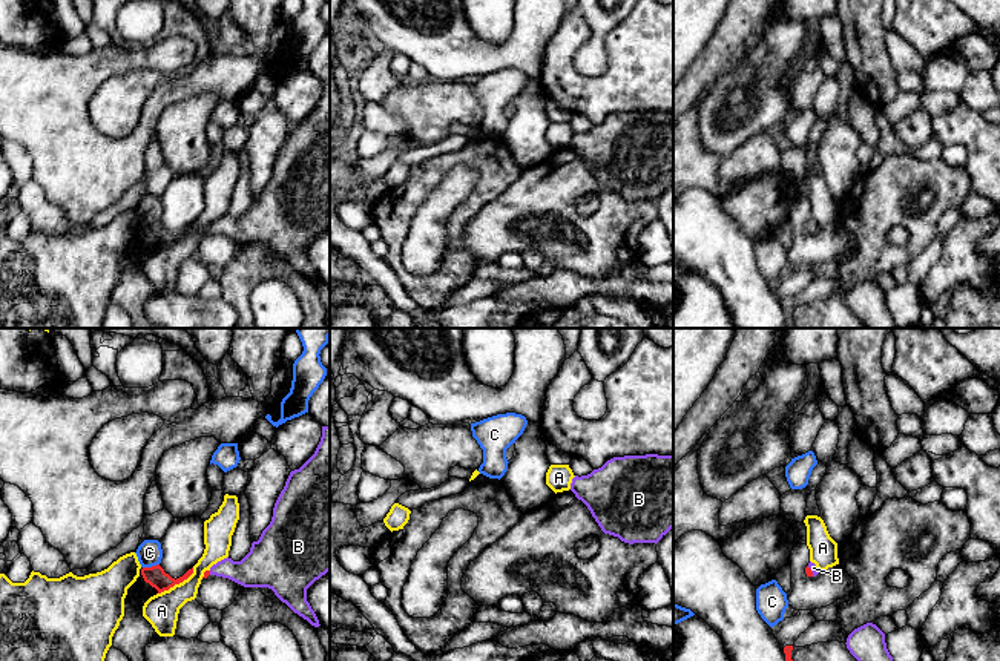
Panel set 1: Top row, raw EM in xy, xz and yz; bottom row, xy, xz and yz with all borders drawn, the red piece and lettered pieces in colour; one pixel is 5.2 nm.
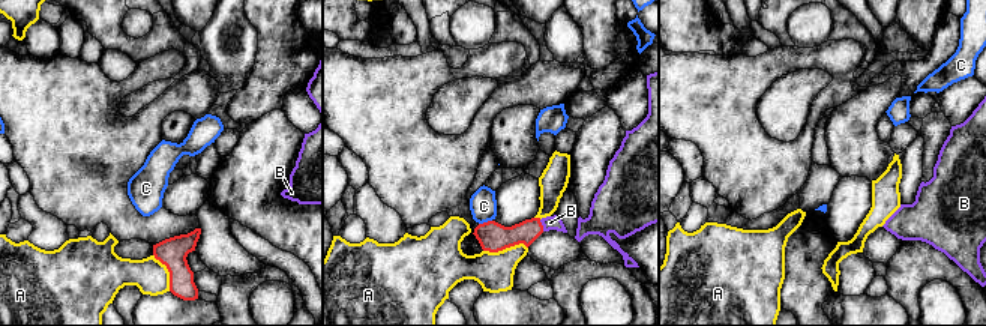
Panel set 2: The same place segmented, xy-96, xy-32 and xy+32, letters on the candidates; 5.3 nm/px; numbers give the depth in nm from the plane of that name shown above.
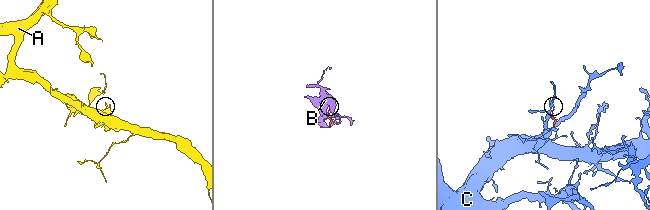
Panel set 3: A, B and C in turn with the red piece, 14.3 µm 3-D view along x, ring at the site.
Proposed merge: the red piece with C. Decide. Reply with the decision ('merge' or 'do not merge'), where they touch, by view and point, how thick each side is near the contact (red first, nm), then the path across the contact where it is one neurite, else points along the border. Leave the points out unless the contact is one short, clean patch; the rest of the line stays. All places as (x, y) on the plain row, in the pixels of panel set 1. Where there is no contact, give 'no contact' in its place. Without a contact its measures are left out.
do not merge | xy (152, 223) | 110/140 nm | along xy (158, 220), (143, 224)

